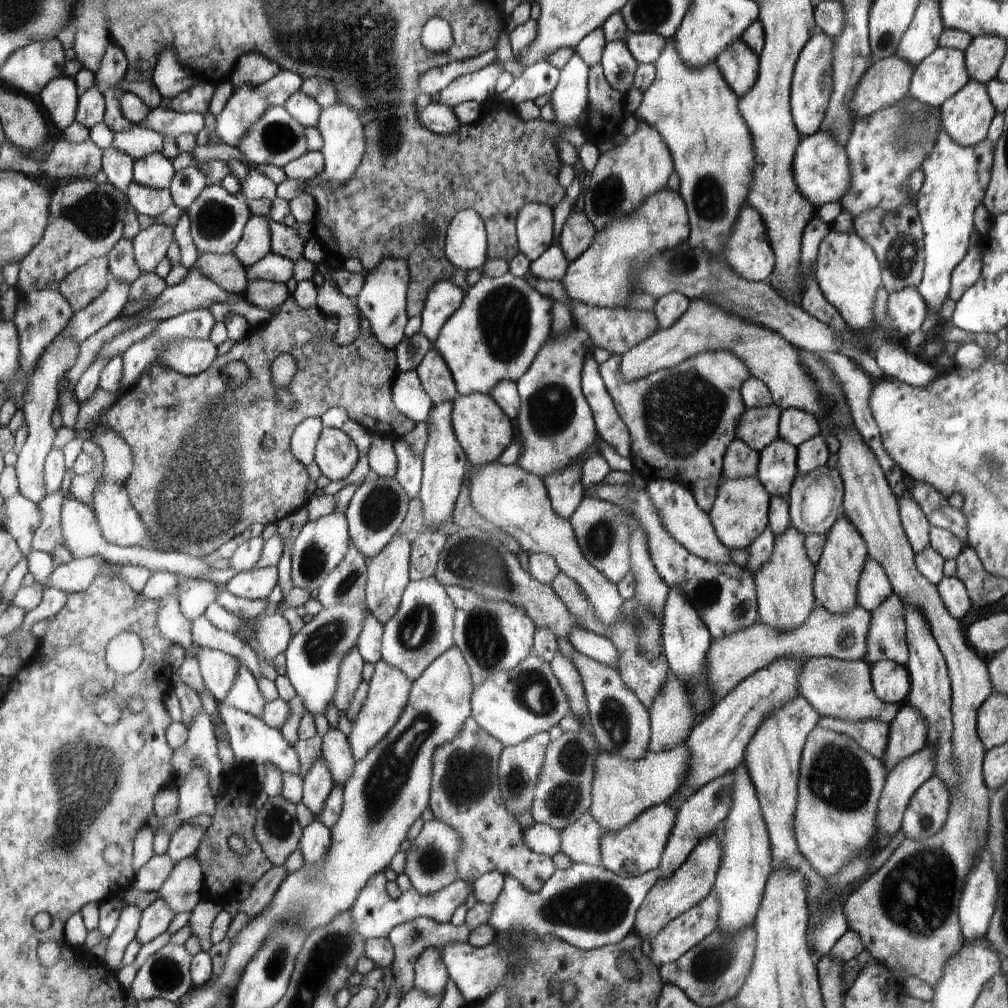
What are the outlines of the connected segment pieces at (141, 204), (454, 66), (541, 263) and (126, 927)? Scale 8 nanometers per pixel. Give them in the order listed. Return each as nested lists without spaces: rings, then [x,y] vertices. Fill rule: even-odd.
[[[137,181],[129,190],[128,201],[139,215],[149,215],[155,218],[164,216],[172,206],[175,206],[174,196],[170,189],[154,189]]]
[[[492,48],[488,50],[488,53],[483,53],[479,57],[449,63],[448,65],[432,69],[423,77],[423,82],[421,83],[423,94],[428,94],[428,96],[438,94],[440,90],[444,90],[444,88],[446,88],[448,84],[451,84],[458,76],[477,72],[495,63],[495,61],[496,52],[494,52],[494,48]]]
[[[554,243],[538,260],[531,262],[530,276],[536,280],[562,281],[568,264],[562,248]]]
[[[128,906],[122,912],[119,926],[108,942],[107,953],[103,961],[108,967],[114,971],[122,969],[124,962],[124,954],[128,950],[128,946],[137,940],[138,932],[141,928],[143,911],[138,906]]]

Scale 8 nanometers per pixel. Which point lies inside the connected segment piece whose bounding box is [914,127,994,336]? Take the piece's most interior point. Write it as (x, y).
(956, 177)

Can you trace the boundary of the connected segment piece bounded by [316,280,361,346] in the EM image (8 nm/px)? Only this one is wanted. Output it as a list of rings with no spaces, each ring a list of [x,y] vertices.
[[[323,280],[317,288],[316,304],[323,314],[338,318],[332,342],[338,346],[347,346],[348,342],[354,341],[360,334],[361,313],[355,299],[343,296],[330,280]]]

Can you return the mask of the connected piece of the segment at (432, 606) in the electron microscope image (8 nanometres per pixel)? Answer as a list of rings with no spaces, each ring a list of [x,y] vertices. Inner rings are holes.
[[[431,577],[411,581],[403,592],[398,613],[383,625],[381,661],[394,666],[412,682],[416,682],[436,658],[455,645],[454,621],[454,600],[438,580]]]

